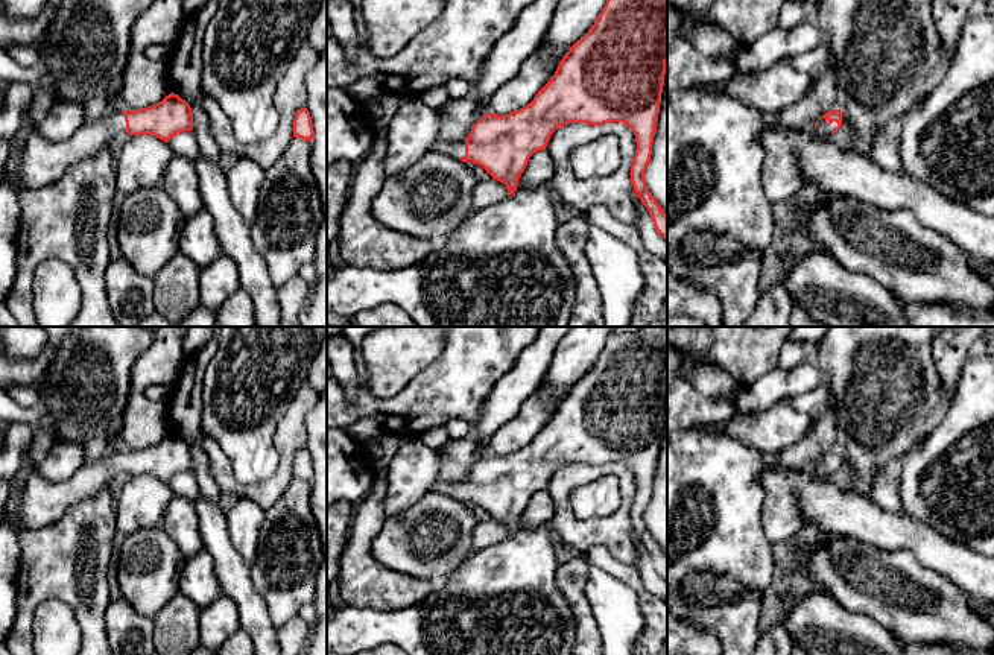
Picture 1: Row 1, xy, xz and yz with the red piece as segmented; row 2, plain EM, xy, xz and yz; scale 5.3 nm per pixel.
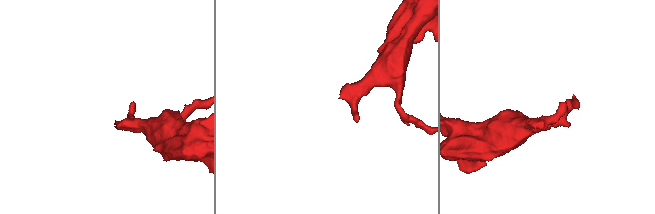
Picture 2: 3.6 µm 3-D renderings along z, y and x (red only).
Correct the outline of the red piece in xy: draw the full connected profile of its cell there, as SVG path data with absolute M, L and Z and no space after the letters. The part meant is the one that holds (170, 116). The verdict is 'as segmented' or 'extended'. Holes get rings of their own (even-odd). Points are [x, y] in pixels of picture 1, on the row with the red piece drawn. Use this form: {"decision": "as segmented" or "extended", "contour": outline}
{"decision": "extended", "contour": "M170 93L161 102L140 108L114 108L100 120L84 123L68 140L50 141L32 129L23 147L18 166L5 178L21 178L21 190L56 181L70 166L94 157L120 132L131 135L152 134L169 141L173 135L193 129L190 105Z"}

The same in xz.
{"decision": "extended", "contour": "M606 0L591 29L561 59L555 74L526 106L509 114L483 114L461 143L438 140L430 150L473 161L514 195L529 158L544 150L556 128L567 123L628 125L637 141L631 164L631 182L641 204L649 210L654 226L667 240L667 214L649 191L644 172L660 114L667 62L667 0Z"}

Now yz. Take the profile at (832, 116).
{"decision": "extended", "contour": "M831 109L822 115L819 122L815 123L815 134L819 137L830 137L842 126L842 111Z"}

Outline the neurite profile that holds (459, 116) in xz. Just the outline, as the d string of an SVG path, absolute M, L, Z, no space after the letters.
M473 94L447 100L442 111L439 138L448 143L467 141L473 125L482 117L480 105Z

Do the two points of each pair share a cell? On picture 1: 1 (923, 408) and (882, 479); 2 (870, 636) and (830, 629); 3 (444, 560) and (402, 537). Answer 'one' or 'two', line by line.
1: two
2: one
3: one

